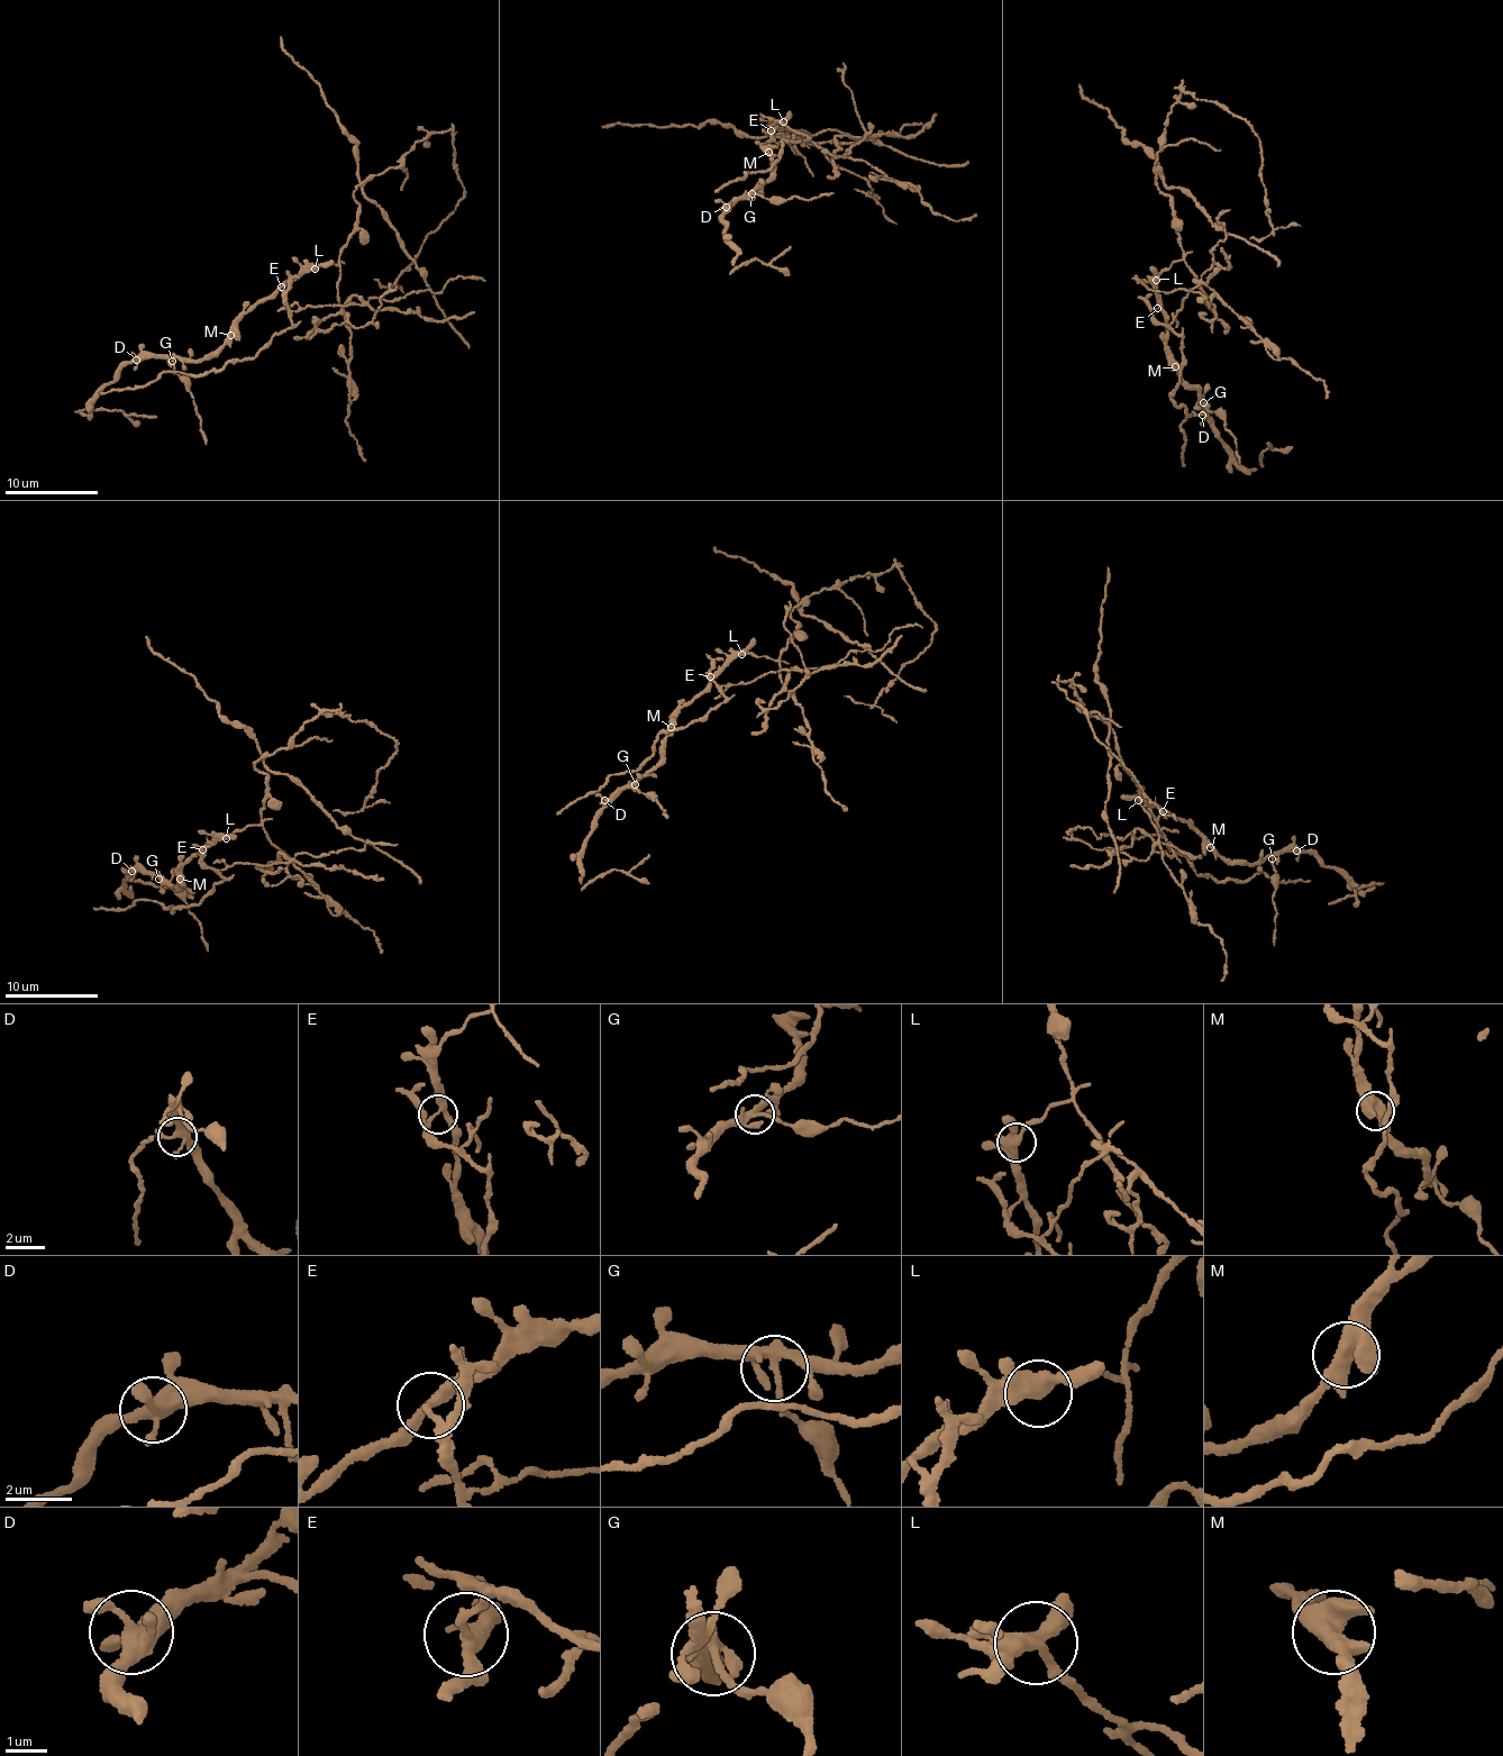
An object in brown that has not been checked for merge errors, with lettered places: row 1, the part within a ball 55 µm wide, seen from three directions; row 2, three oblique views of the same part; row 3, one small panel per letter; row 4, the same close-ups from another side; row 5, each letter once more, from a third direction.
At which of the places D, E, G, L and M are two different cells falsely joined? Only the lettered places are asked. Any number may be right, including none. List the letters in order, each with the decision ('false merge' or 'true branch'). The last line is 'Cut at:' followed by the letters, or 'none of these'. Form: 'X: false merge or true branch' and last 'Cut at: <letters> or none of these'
D: true branch
E: false merge
G: false merge
L: false merge
M: true branch
Cut at: E, G, L

